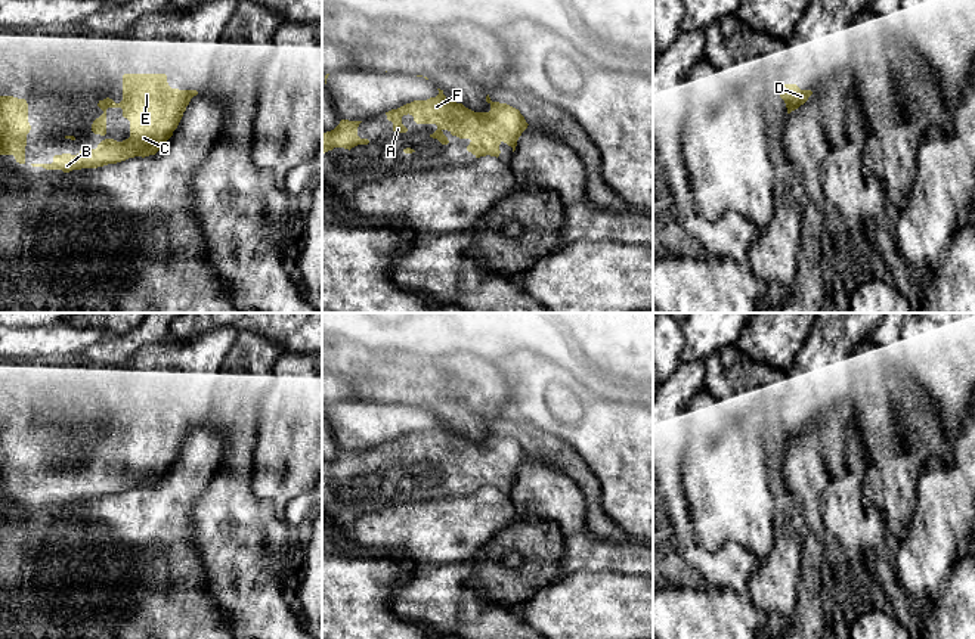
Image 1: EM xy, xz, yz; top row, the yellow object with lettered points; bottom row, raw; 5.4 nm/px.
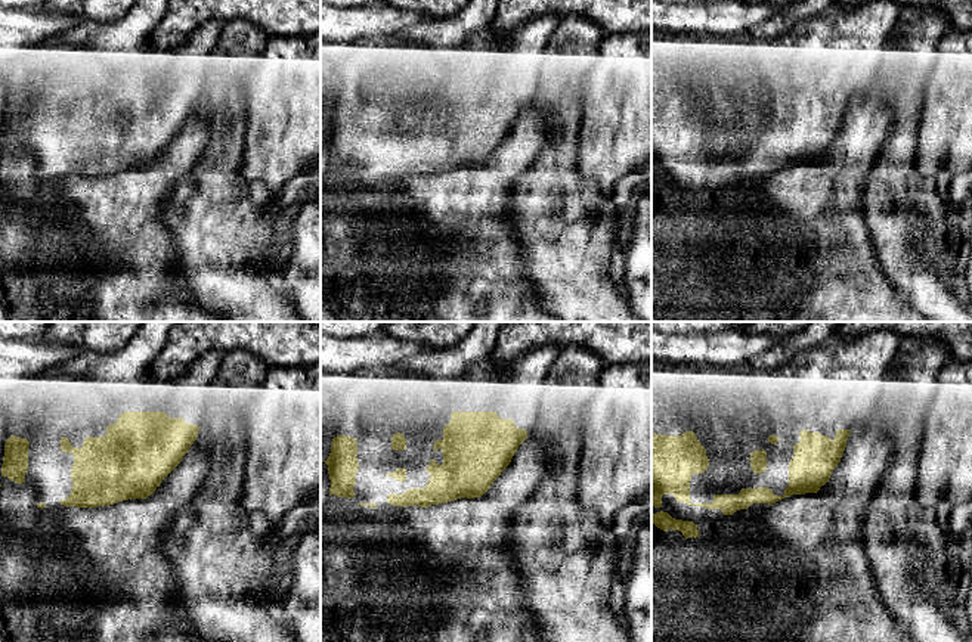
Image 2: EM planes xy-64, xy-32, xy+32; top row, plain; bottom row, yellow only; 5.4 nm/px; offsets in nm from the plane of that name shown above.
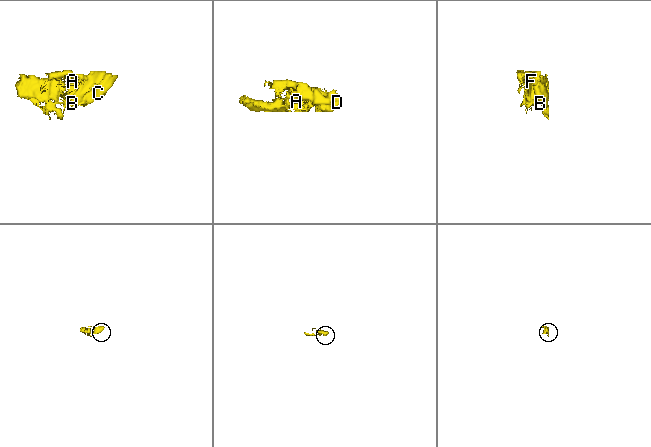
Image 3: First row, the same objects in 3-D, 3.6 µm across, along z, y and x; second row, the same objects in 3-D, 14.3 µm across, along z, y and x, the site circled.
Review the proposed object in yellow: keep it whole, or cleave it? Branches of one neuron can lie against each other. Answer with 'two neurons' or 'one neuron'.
one neuron

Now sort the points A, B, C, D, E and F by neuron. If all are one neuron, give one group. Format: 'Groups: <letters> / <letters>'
Groups: A B C D E F

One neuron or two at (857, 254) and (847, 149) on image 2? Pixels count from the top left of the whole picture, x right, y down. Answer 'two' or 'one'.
one

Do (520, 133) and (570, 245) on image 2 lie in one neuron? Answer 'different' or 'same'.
different

